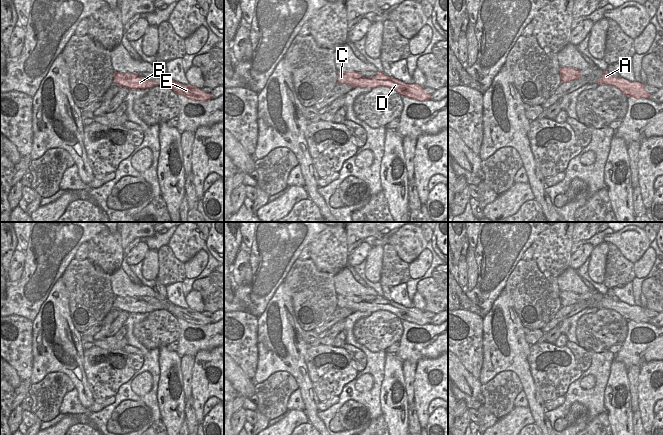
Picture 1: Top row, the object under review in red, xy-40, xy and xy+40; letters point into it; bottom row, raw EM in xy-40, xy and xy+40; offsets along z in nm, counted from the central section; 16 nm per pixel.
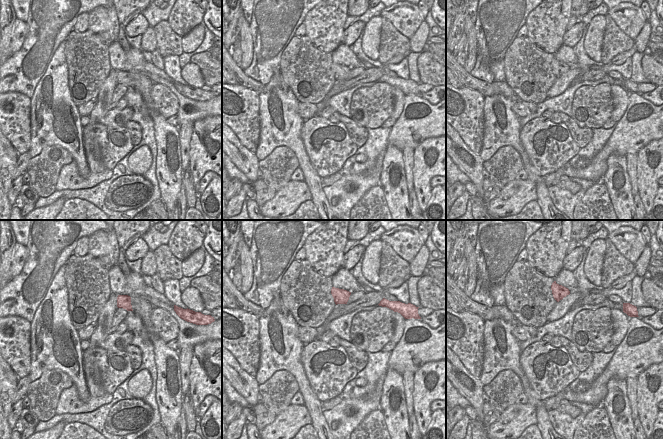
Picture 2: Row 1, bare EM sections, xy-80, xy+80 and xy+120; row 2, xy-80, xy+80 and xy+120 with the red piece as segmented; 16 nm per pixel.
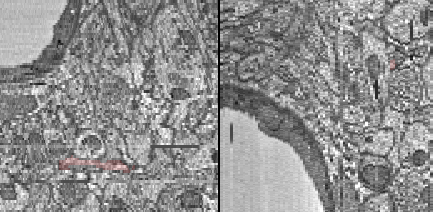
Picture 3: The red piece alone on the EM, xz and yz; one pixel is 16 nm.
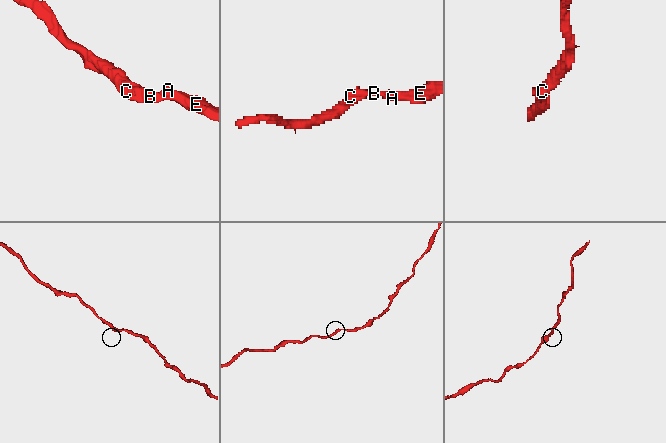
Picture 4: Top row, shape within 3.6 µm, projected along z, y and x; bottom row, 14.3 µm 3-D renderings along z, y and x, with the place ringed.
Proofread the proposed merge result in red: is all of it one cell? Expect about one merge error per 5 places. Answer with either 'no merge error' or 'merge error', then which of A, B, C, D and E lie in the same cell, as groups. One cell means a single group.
no merge error; A B C D E

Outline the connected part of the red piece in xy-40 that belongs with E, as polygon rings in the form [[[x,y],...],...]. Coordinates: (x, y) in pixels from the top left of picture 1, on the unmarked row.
[[[115,296],[113,301],[113,308],[121,311],[127,311],[128,313],[150,313],[154,310],[166,310],[174,315],[176,318],[180,318],[188,323],[195,325],[207,325],[212,323],[211,317],[205,317],[202,313],[199,313],[190,308],[184,309],[176,306],[168,300],[158,300],[162,304],[160,306],[154,306],[149,302],[140,301],[134,297],[120,297]]]

